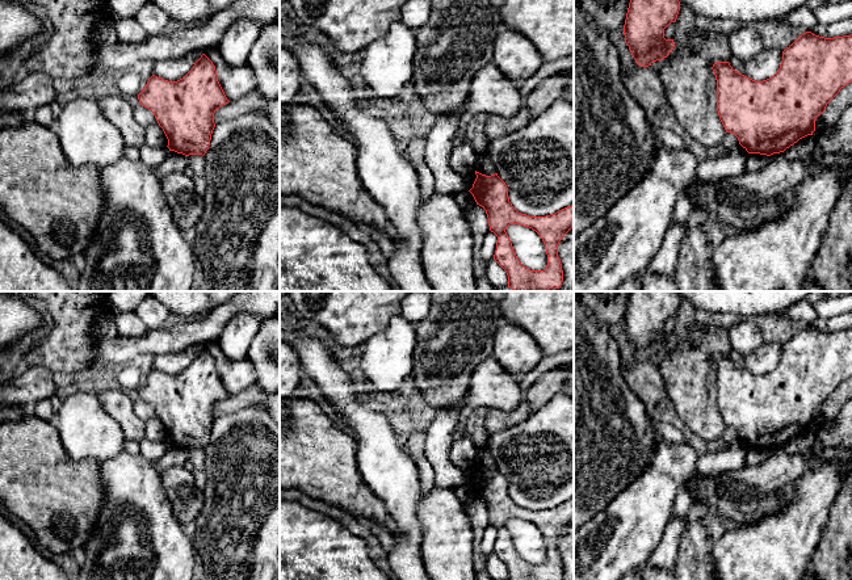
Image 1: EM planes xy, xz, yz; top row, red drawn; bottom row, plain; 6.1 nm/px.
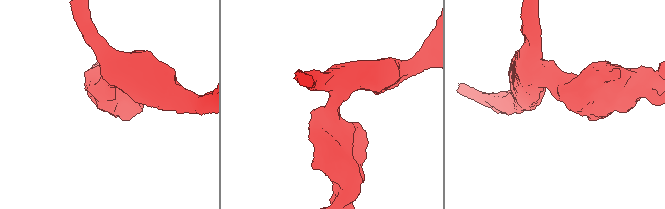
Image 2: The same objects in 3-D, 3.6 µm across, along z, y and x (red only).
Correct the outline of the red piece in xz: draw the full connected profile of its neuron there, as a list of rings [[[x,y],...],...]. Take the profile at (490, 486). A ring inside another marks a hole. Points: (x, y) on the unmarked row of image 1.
[[[475,465],[477,472],[469,484],[477,499],[486,504],[490,525],[498,530],[494,554],[505,564],[508,580],[561,580],[563,576],[558,538],[574,521],[574,499],[546,510],[529,510],[519,507],[508,491],[508,482],[498,467],[486,470]],[[509,518],[520,518],[536,525],[547,549],[543,564],[524,560],[505,526]]]

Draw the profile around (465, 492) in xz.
[[[469,484],[459,486],[454,488],[457,496],[465,501],[465,504],[471,503],[477,499],[473,488]]]

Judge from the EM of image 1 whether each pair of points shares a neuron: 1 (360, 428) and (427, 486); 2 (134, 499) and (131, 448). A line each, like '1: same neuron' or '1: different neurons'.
1: different neurons
2: different neurons

